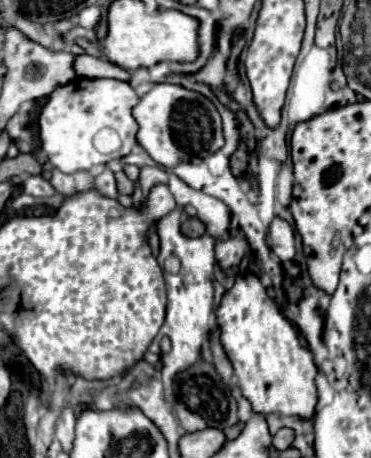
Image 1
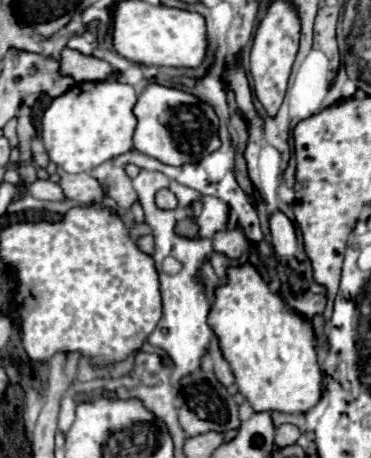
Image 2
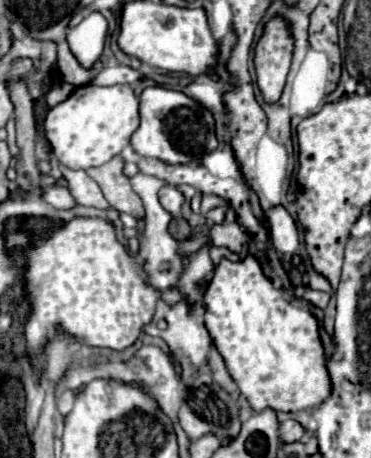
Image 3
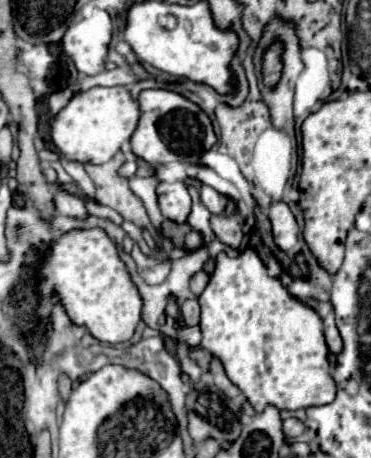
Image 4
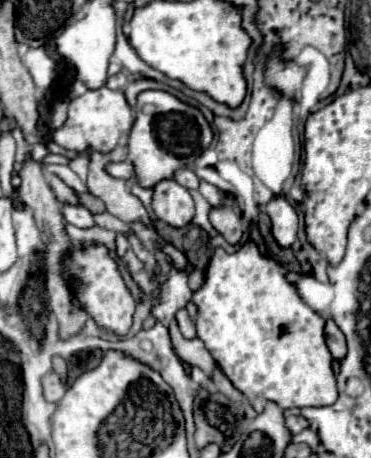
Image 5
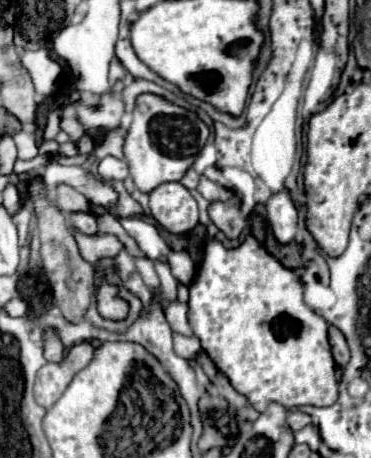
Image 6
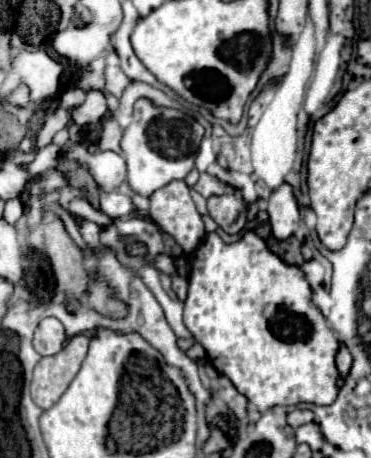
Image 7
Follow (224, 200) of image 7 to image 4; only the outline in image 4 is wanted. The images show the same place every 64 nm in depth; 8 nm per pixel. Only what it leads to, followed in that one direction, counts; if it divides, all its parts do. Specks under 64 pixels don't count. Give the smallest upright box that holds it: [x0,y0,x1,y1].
[210,214,244,248]

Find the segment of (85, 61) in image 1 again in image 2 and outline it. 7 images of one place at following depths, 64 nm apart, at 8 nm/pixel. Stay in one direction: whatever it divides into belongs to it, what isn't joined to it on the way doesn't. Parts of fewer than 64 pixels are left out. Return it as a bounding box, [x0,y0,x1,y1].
[60,48,112,82]

